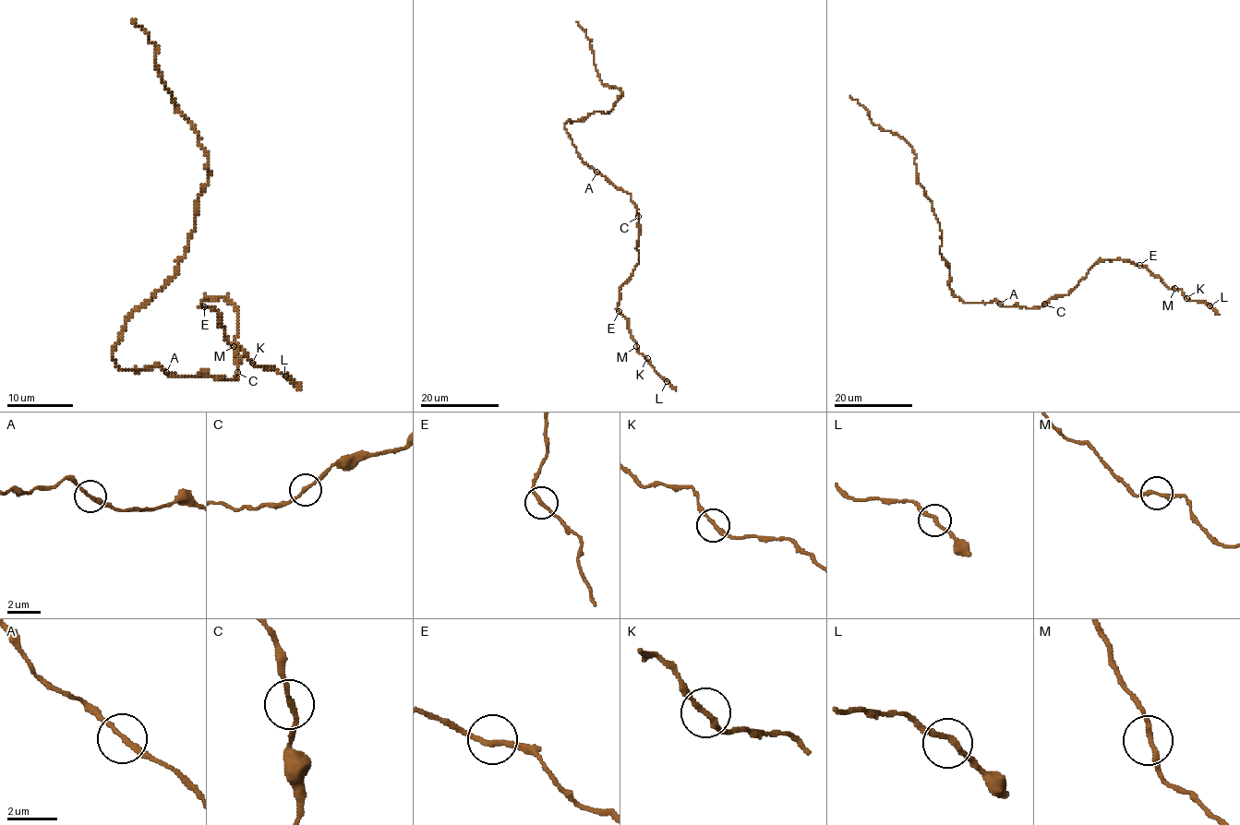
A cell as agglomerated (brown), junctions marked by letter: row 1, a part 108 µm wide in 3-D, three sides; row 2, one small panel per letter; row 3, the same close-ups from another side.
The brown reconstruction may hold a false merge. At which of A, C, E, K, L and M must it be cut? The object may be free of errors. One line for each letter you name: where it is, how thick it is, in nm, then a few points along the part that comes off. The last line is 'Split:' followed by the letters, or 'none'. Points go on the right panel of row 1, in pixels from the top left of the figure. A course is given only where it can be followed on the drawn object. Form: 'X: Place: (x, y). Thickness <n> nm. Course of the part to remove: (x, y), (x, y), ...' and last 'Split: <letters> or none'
Split: none

